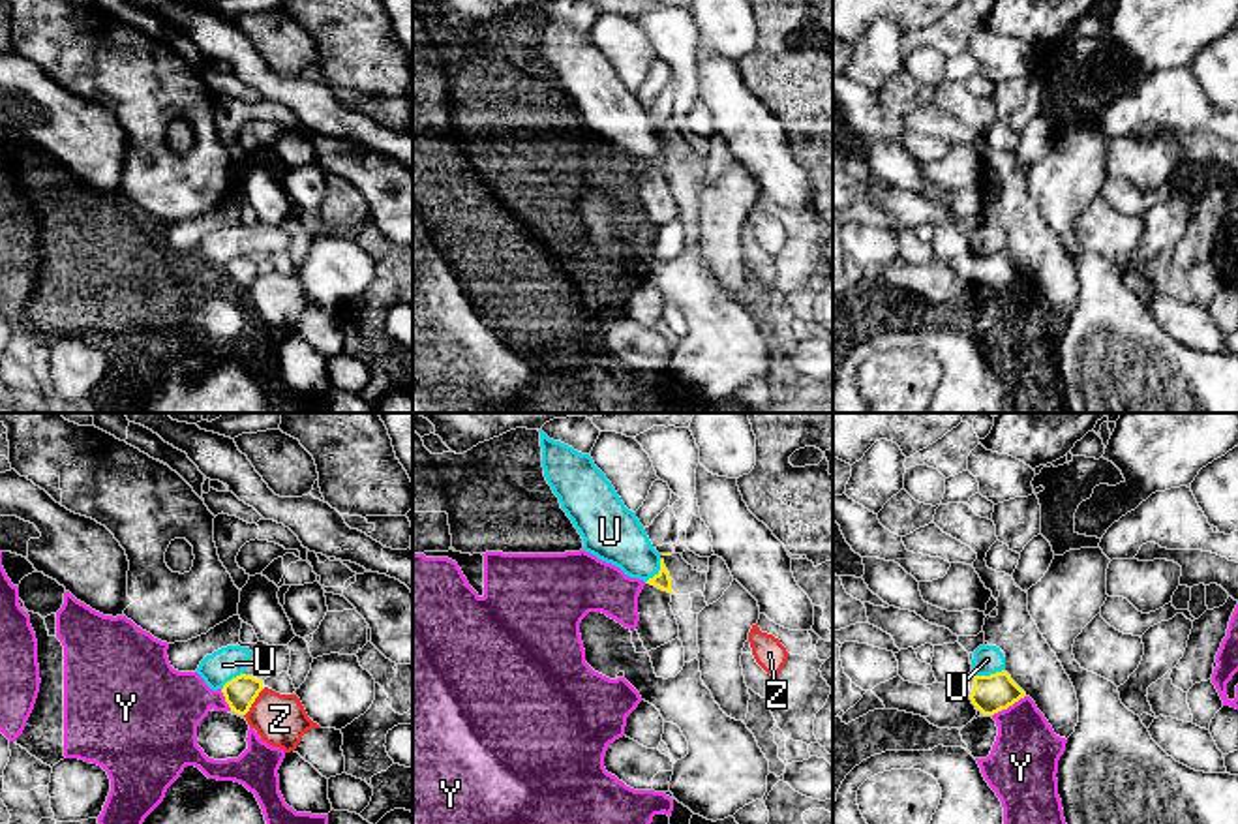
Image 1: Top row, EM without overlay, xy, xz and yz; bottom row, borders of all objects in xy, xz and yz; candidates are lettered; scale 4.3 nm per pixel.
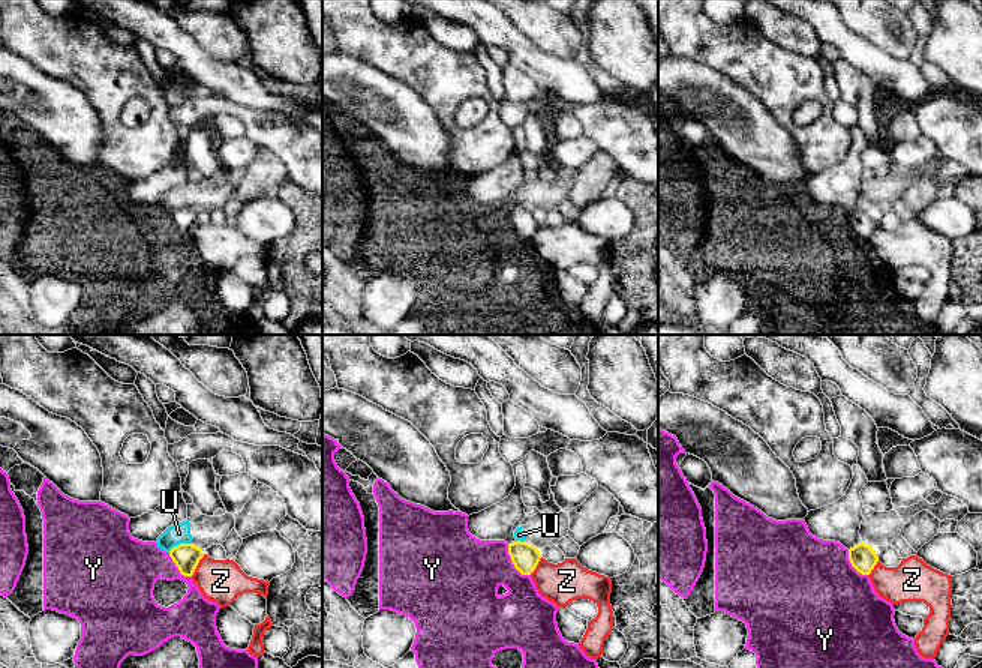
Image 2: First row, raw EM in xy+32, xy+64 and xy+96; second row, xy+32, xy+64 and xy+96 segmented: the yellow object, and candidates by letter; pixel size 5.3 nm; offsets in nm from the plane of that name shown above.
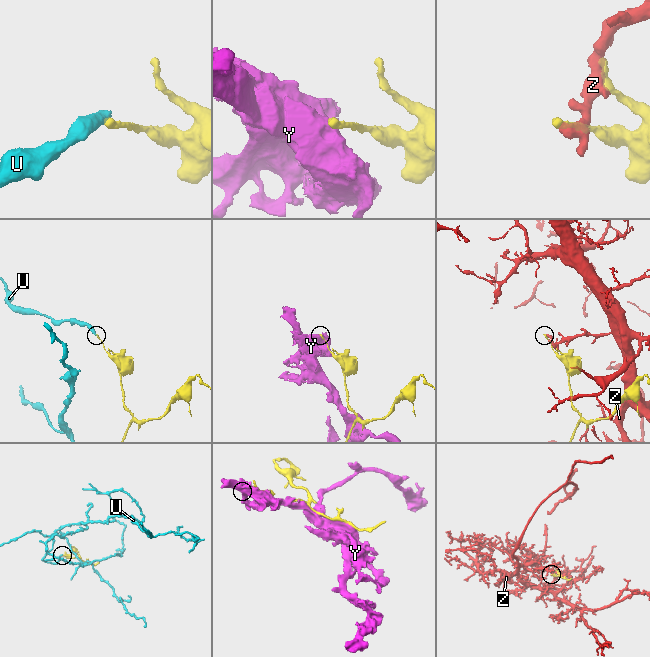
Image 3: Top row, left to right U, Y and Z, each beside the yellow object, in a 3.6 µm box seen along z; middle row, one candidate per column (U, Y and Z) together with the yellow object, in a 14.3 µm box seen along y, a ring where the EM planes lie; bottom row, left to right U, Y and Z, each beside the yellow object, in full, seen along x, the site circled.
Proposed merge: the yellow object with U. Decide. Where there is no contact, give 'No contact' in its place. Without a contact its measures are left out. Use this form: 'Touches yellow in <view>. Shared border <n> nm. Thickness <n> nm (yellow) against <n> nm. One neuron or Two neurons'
Touches yellow in yz. Shared border 140 nm. Thickness 160 nm (yellow) against 130 nm. Two neurons

